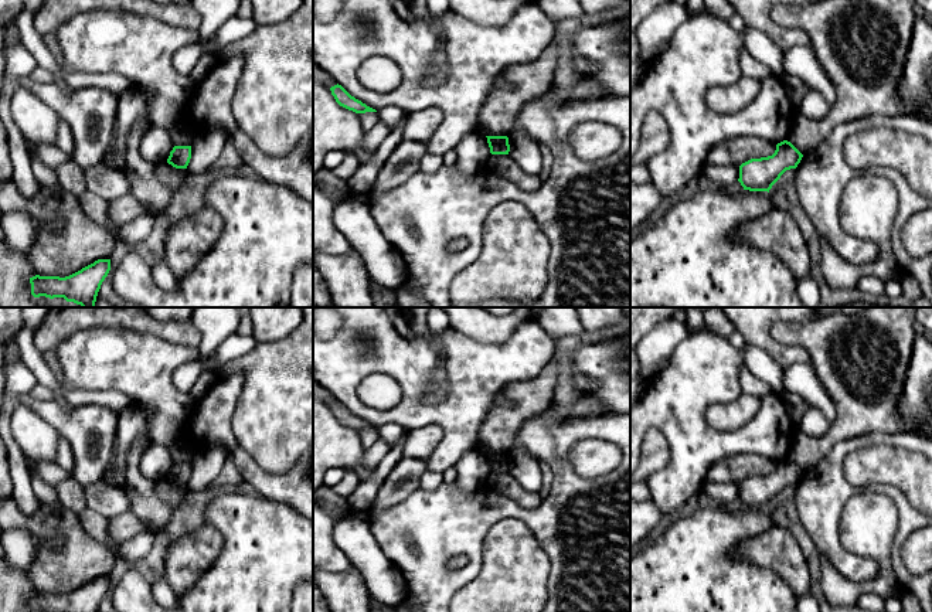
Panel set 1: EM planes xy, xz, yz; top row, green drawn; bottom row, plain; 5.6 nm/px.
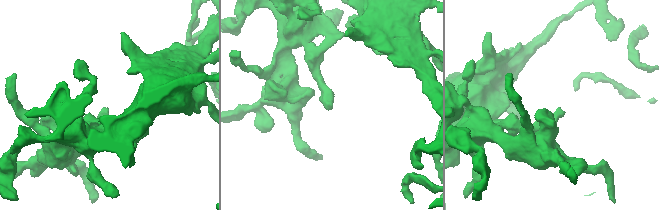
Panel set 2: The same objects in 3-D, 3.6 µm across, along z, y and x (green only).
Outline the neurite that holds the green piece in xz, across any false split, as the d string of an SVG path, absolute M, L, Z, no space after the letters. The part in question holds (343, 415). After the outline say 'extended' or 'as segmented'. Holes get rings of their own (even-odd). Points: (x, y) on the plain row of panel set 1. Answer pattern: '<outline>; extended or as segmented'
M334 402L330 405L331 412L334 414L336 419L348 426L353 428L356 431L365 431L365 429L377 429L375 426L367 424L365 421L363 421L361 418L356 416L354 414L351 414L341 402Z; as segmented

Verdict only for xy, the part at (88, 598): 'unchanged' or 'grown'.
unchanged

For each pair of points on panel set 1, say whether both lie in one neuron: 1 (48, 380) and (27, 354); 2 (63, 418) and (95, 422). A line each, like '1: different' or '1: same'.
1: same
2: same

